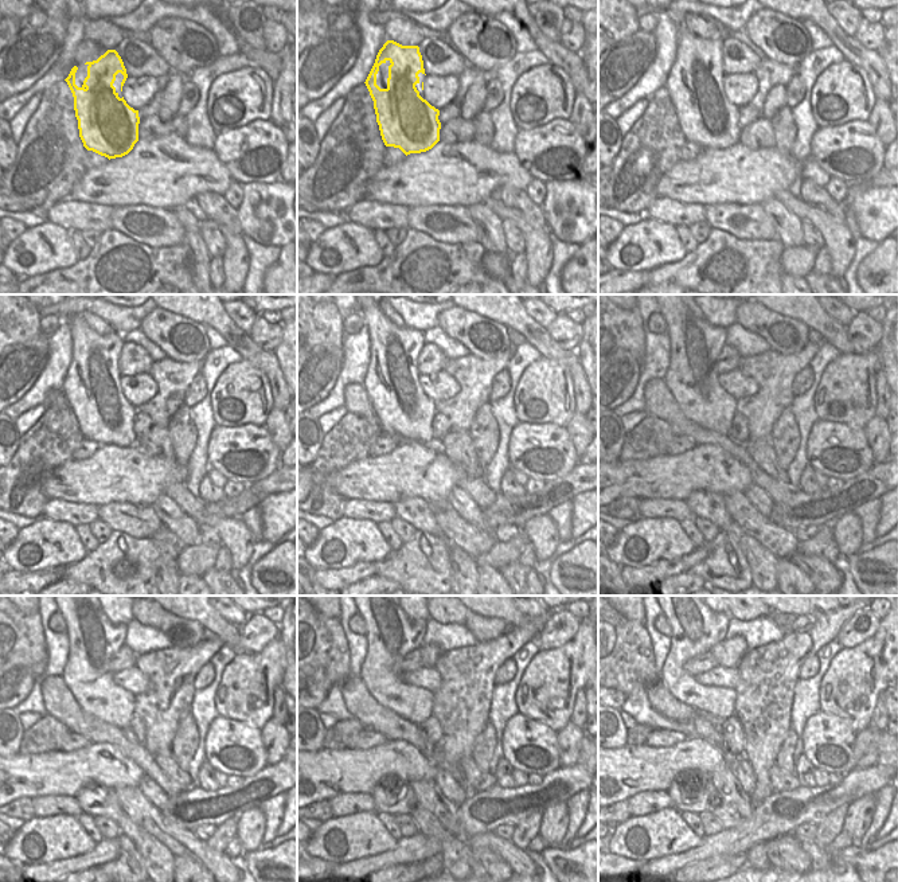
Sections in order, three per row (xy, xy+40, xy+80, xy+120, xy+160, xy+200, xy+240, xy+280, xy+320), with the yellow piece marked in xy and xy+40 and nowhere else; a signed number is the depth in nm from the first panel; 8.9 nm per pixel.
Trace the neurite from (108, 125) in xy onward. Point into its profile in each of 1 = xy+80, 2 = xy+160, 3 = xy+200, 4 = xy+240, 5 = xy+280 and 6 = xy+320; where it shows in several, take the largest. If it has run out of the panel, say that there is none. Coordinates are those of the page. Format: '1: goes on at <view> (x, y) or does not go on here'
1: goes on at xy+80 (706, 118)
2: goes on at xy+160 (399, 410)
3: goes on at xy+200 (699, 405)
4: goes on at xy+240 (98, 646)
5: goes on at xy+280 (401, 639)
6: goes on at xy+320 (699, 639)

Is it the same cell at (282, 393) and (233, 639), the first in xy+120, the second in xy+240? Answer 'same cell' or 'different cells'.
same cell

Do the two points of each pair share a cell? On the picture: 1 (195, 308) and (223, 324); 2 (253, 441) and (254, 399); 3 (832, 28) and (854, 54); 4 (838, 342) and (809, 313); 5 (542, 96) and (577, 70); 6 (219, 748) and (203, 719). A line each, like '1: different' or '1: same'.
1: same
2: different
3: same
4: same
5: different
6: different

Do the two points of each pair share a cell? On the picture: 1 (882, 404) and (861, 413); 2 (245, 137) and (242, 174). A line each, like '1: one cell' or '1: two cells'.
1: two cells
2: one cell

